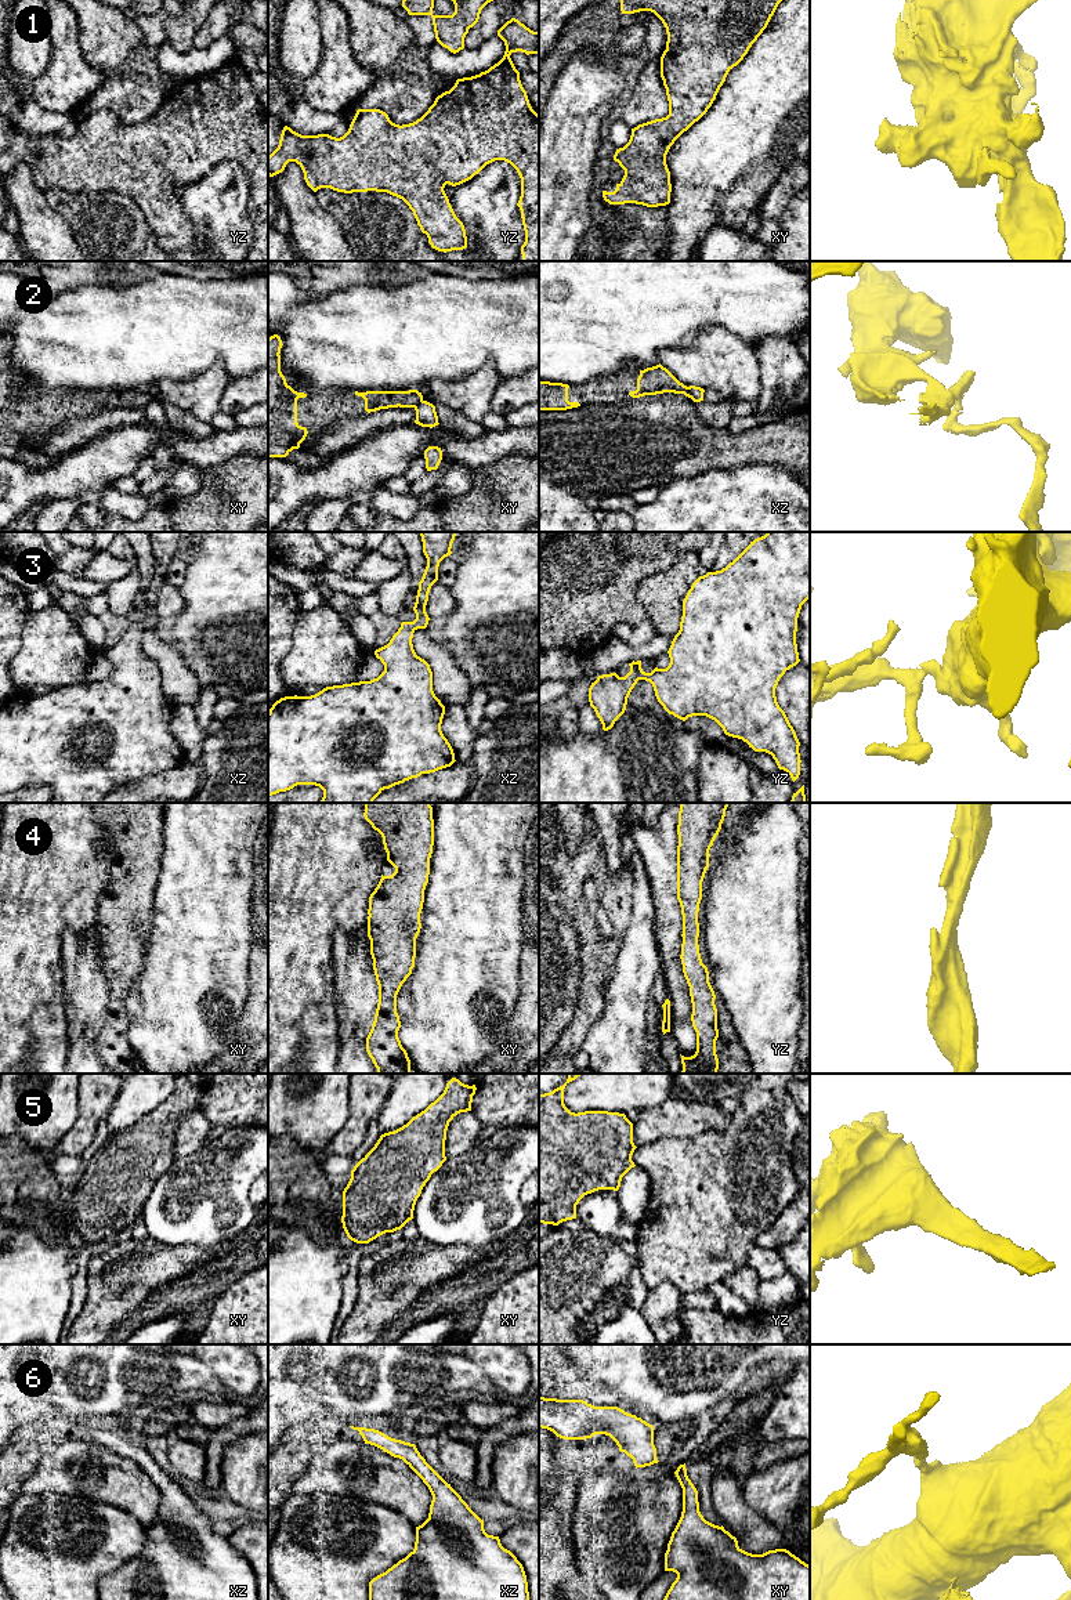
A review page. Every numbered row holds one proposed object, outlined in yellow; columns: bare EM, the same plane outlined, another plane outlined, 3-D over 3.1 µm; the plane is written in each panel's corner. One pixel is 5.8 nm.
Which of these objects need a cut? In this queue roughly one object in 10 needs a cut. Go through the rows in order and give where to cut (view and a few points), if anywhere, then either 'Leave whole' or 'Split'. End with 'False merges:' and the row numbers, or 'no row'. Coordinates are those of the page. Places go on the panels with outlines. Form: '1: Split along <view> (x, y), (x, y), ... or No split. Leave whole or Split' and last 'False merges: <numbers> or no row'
1: No split. Leave whole
2: Split along xz (687, 387), (691, 397). Split
3: No split. Leave whole
4: No split. Leave whole
5: No split. Leave whole
6: No split. Leave whole
False merges: 2

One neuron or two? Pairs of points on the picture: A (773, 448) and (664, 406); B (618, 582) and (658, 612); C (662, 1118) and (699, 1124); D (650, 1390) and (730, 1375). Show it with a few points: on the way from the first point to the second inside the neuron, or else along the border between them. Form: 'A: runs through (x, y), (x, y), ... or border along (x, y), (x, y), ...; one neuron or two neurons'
A: runs through (745, 448), (712, 448), (691, 427); one neuron
B: border along (658, 572), (636, 589), (636, 600), (648, 618); two neurons
C: runs through (672, 1119), (690, 1119); one neuron
D: runs through (669, 1381), (672, 1378), (711, 1375); one neuron

